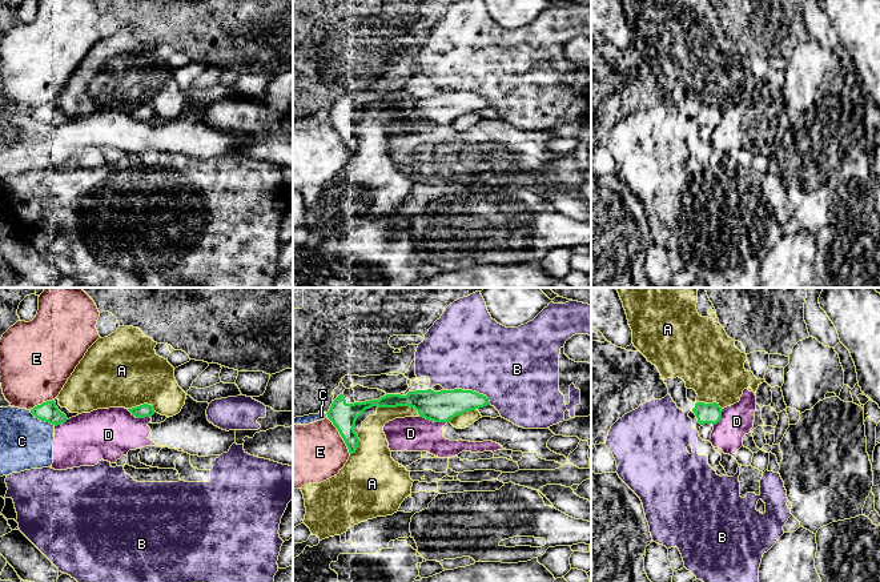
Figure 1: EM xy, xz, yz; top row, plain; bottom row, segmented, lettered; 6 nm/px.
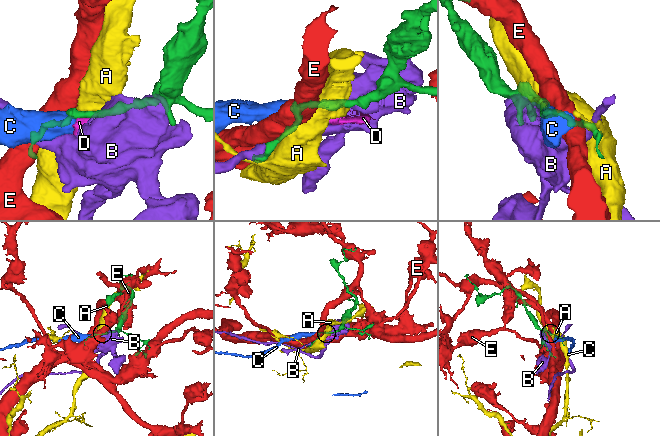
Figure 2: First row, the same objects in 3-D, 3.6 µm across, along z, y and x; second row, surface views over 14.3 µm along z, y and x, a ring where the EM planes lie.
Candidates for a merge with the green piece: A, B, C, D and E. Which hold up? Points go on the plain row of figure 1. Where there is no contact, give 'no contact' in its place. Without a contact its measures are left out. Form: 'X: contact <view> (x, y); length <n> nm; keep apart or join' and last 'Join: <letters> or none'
A: contact xz (400, 107); length 260 nm; keep apart
B: contact xz (469, 92); length 300 nm; keep apart
C: contact xy (43, 121); length 180 nm; keep apart
D: contact xz (433, 121); length 170 nm; keep apart
E: contact xz (341, 137); length 260 nm; keep apart
Join: none

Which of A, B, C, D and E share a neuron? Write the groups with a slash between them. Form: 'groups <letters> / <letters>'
groups A / B / C D / E

